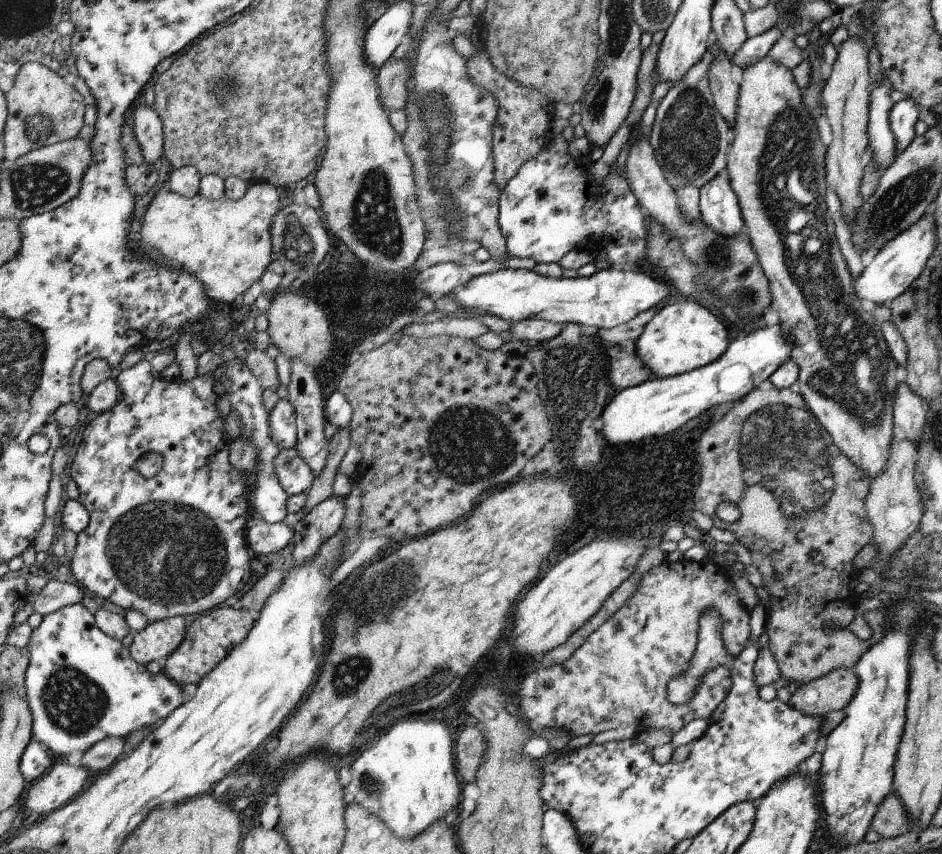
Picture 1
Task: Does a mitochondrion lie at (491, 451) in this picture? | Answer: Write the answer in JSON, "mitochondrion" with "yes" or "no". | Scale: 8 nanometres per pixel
{"mitochondrion":"yes"}

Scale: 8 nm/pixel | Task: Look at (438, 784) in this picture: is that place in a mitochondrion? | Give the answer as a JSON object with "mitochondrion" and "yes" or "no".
{"mitochondrion":"no"}

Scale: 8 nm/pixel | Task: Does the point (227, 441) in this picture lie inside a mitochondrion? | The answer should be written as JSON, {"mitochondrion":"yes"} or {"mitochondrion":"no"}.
{"mitochondrion":"no"}

